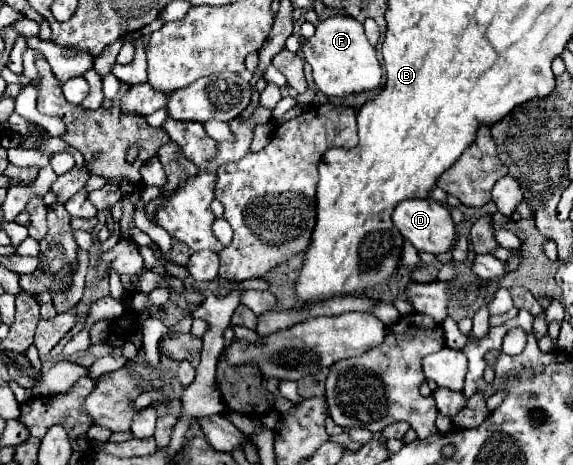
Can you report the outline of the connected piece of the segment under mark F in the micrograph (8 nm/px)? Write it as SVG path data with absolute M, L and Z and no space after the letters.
M330 16L316 26L316 34L302 44L304 58L312 66L316 88L328 98L346 98L360 92L376 92L380 88L382 70L376 50L370 46L364 28L348 16Z

